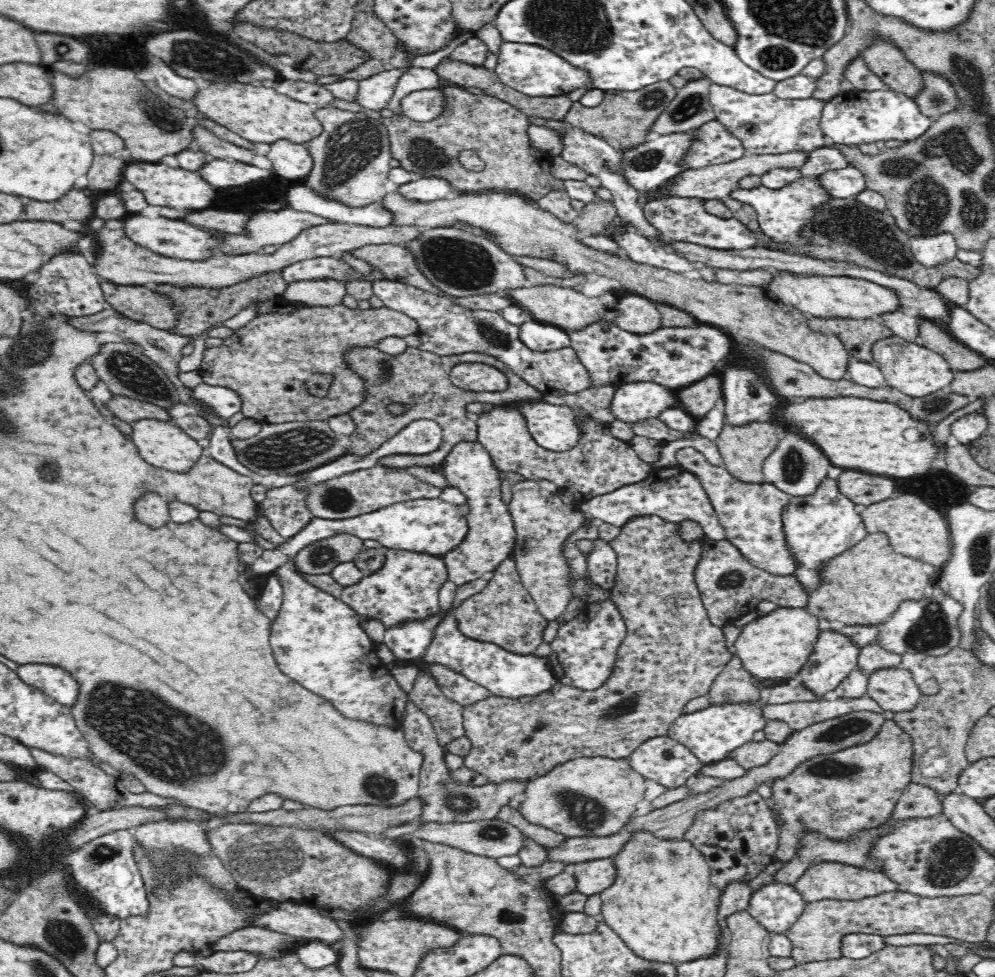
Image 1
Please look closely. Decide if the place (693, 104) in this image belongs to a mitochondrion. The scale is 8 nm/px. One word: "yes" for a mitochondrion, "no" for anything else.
yes

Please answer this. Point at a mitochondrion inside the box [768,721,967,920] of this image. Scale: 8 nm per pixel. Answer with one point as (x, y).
(829, 769)

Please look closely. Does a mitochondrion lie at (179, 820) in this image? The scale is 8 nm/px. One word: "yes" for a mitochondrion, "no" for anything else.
no

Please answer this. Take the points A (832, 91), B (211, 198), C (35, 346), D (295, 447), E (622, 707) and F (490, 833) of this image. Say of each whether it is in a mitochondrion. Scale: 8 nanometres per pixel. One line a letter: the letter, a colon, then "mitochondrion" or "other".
A: other
B: other
C: mitochondrion
D: mitochondrion
E: mitochondrion
F: mitochondrion

